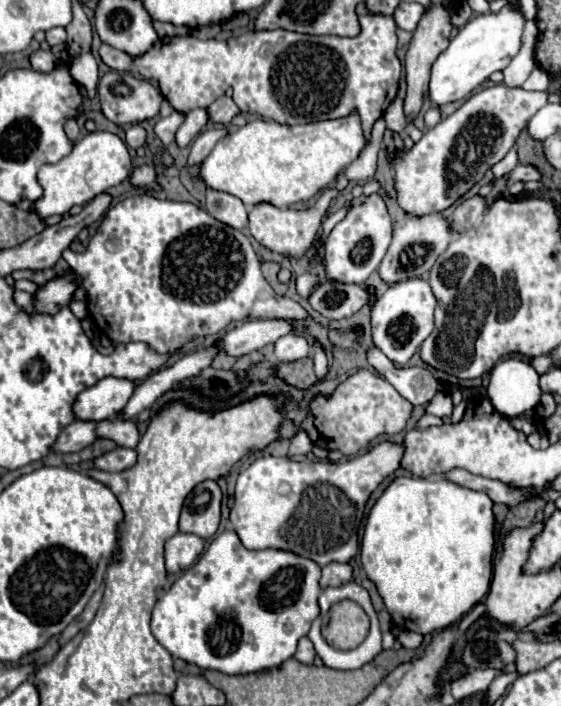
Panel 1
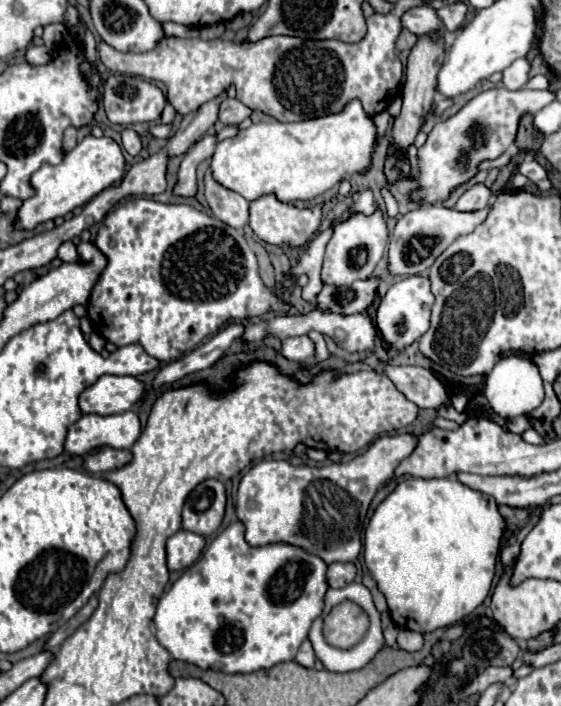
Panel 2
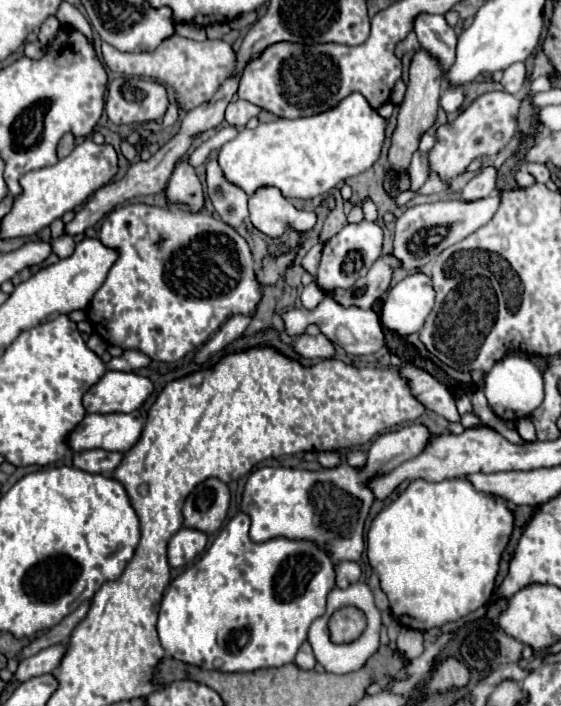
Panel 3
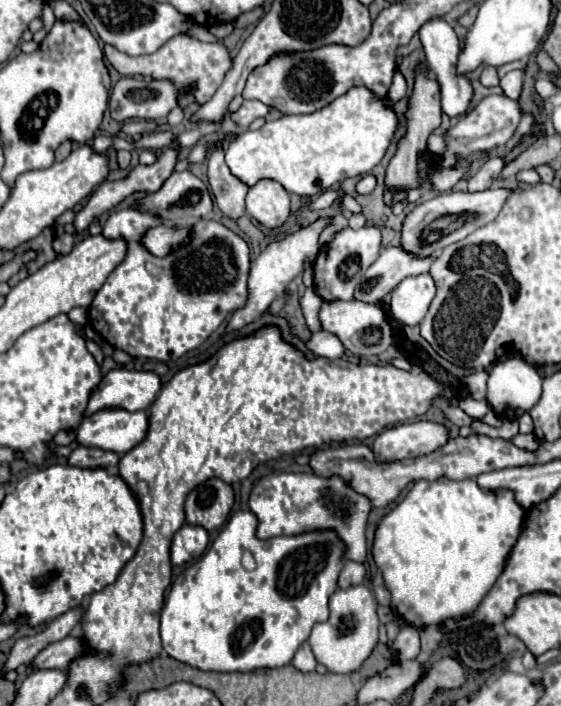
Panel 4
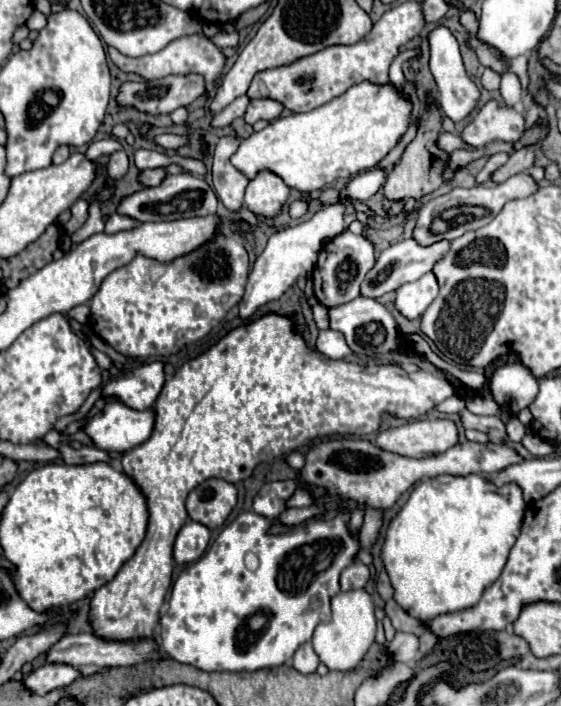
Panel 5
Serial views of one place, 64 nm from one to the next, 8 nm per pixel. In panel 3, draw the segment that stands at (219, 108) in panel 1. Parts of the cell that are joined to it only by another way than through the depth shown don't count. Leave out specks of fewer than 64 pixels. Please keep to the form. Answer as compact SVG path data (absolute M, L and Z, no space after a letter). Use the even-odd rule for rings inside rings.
M236 100L236 102L230 102L230 104L228 104L224 118L226 118L228 124L232 124L232 126L236 126L236 128L244 128L250 118L258 116L258 112L260 112L258 106L250 104L250 102L246 102L246 100Z

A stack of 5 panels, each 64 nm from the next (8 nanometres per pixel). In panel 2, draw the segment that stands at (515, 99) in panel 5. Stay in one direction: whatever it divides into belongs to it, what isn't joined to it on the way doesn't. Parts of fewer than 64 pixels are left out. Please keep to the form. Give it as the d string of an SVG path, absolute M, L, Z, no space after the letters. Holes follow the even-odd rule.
M528 58L514 60L514 62L504 70L502 84L504 84L508 90L520 90L520 88L524 88L526 82L528 82L528 72L530 72L530 60L528 60Z

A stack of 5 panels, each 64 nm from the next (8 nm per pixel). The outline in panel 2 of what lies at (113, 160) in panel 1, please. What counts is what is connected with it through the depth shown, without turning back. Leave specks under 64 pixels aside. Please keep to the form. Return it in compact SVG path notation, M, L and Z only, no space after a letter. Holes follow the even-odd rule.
M90 134L82 142L78 142L76 148L68 152L58 166L42 164L40 170L30 178L30 184L34 186L36 196L24 200L22 208L18 210L16 226L22 230L32 230L40 222L54 220L56 216L64 216L72 212L74 208L84 206L104 188L110 188L116 182L120 182L124 174L126 174L126 160L124 160L124 150L120 148L120 144L108 136L96 138Z

